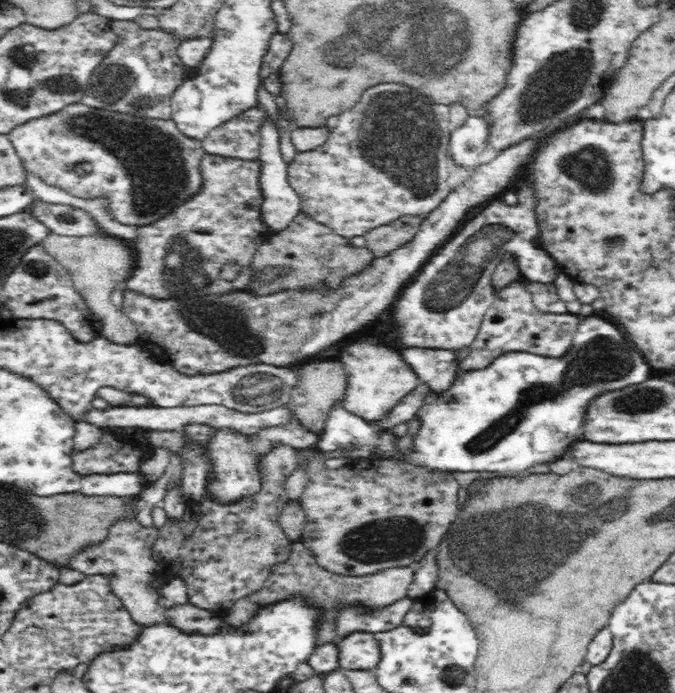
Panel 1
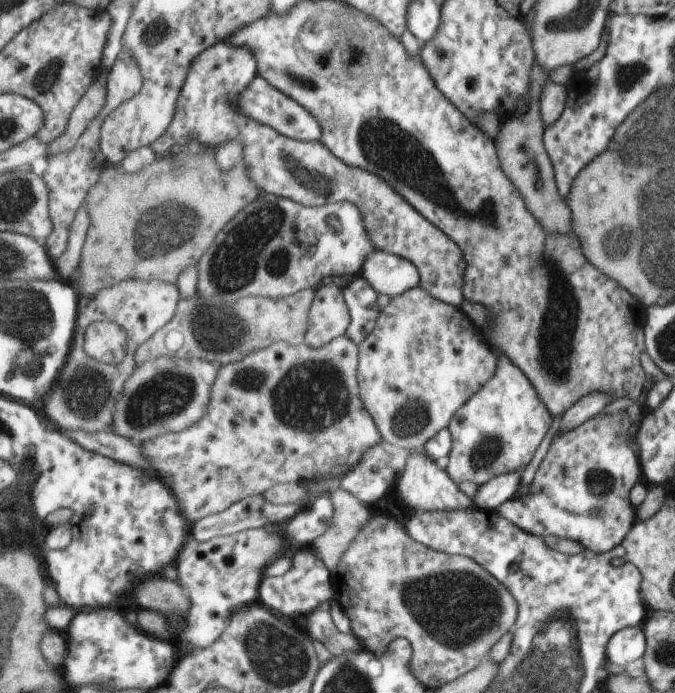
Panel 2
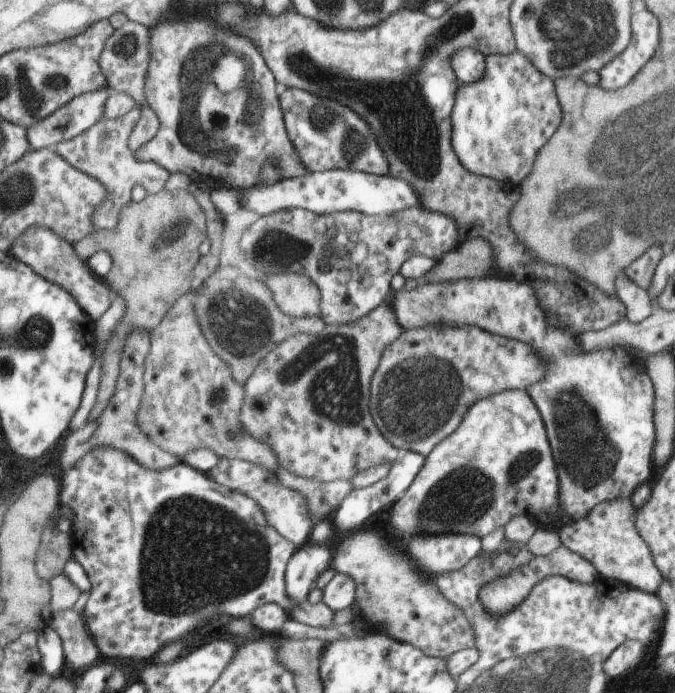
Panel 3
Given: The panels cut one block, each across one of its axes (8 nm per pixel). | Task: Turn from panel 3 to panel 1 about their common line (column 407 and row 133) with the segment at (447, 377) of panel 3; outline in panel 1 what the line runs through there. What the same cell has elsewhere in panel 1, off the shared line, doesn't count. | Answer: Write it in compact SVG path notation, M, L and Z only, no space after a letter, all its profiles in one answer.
M378 83L378 86L370 86L362 98L358 99L356 106L350 110L339 114L337 126L329 130L329 136L322 146L308 152L298 152L292 162L288 162L286 166L289 169L289 183L294 190L297 191L301 201L301 212L309 215L309 218L321 222L325 226L332 228L335 234L341 235L343 238L353 238L365 236L373 229L380 226L390 224L390 222L401 217L420 215L426 217L432 213L450 194L450 186L448 178L450 178L450 157L448 148L450 146L450 135L453 127L450 124L450 105L437 105L432 100L425 99L415 87L408 84L398 83Z

